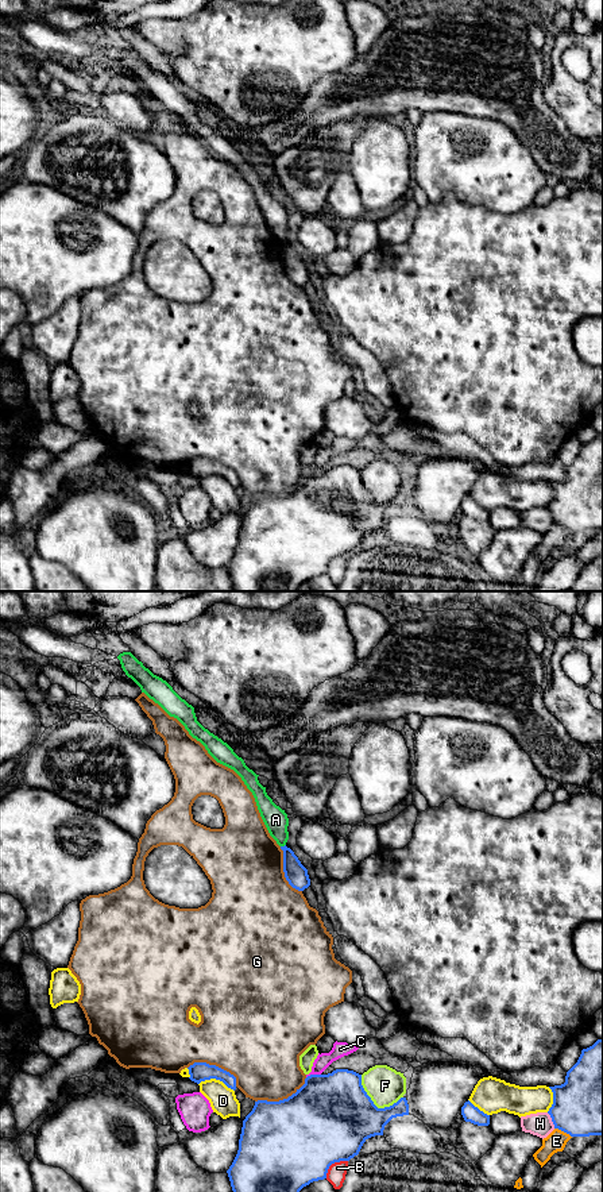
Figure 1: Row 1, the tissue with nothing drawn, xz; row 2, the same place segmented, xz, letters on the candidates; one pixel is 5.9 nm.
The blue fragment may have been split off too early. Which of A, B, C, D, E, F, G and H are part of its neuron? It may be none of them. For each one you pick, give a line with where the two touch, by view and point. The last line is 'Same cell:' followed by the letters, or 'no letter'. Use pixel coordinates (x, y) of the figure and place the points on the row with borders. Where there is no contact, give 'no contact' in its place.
Same cell: no letter

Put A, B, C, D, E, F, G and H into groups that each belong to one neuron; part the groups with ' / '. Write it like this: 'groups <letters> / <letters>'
groups A / B / C / D / E / F / G / H

